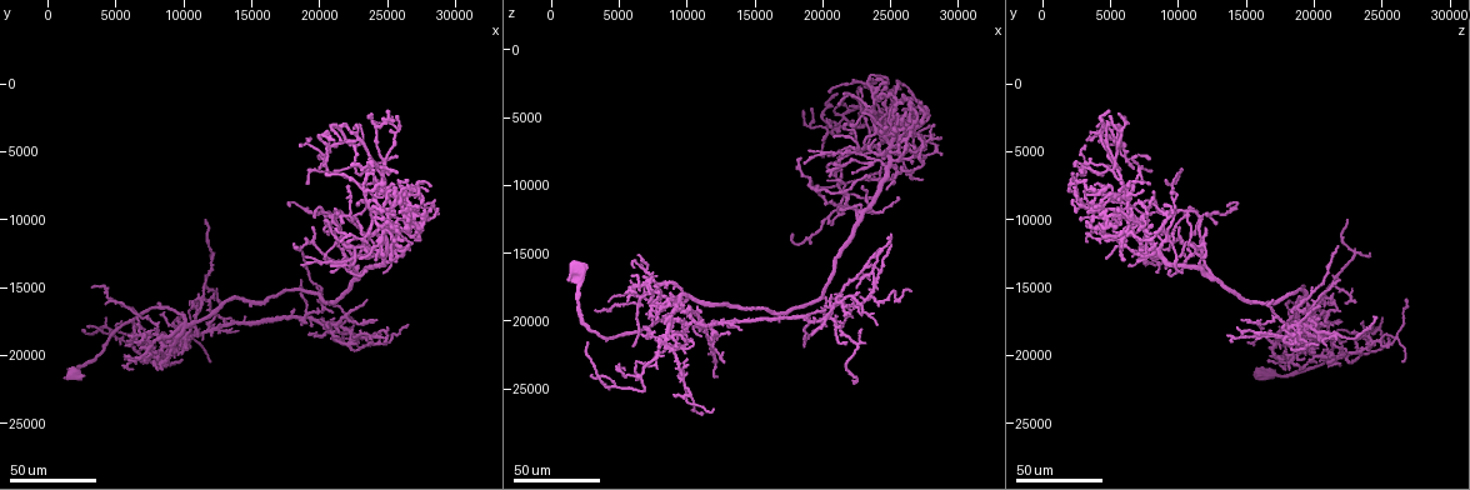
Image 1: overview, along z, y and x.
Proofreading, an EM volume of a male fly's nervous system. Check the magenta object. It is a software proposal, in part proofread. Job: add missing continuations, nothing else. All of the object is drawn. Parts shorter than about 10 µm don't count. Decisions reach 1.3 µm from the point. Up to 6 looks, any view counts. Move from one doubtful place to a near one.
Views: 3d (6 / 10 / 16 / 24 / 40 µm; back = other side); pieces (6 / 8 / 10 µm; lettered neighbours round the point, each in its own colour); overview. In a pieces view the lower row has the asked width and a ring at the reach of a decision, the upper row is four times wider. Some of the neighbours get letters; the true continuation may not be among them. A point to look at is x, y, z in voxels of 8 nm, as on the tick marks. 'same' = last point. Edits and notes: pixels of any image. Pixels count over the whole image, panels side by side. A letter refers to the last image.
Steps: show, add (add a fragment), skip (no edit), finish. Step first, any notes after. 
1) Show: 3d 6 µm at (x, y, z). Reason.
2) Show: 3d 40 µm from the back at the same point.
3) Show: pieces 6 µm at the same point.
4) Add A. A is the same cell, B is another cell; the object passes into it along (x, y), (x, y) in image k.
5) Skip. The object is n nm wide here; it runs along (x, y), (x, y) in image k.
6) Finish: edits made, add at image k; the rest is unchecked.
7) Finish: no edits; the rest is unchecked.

Show: 3d 40 µm at (23800, 19400, 20200). Free end.

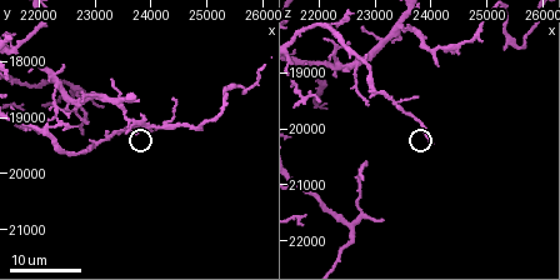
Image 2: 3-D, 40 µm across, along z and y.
Show: 3d 6 µm at (24050, 19200, 20300). Zoom in.

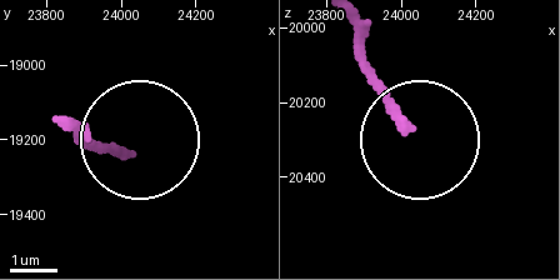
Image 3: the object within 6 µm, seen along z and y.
Show: pieces 6 µm at (24000, 19240, 20270). See the neighbours.

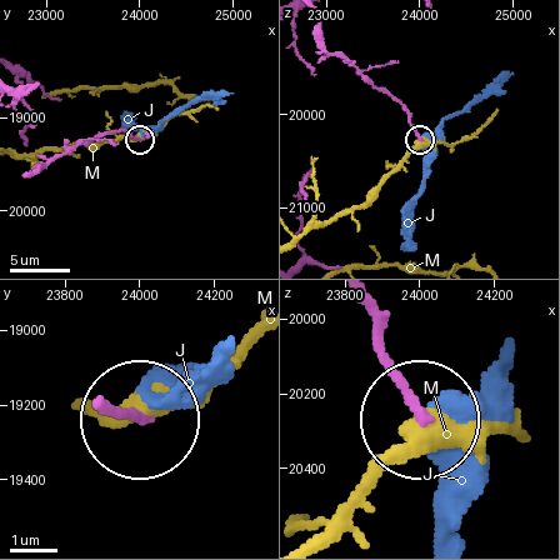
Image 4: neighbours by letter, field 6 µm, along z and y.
Skip. J and M are other cells; none of them fits.

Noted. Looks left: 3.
Show: 3d 16 µm at (22750, 19300, 20900). An open end.

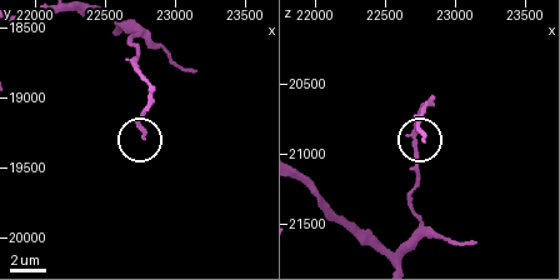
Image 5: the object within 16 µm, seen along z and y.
Show: pieces 6 µm at (22760, 19280, 20900).

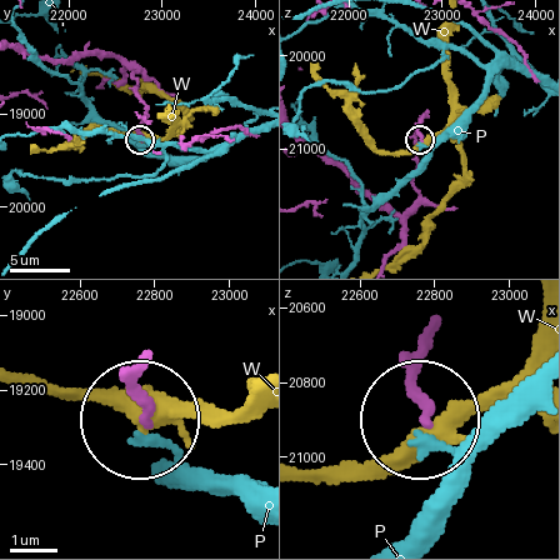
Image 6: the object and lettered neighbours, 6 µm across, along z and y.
Skip. P and W are other cells; it runs along (430, 350), (423, 418) in image 6; none of them fits.

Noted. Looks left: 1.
Finish: no edits; the rest is unchecked.

